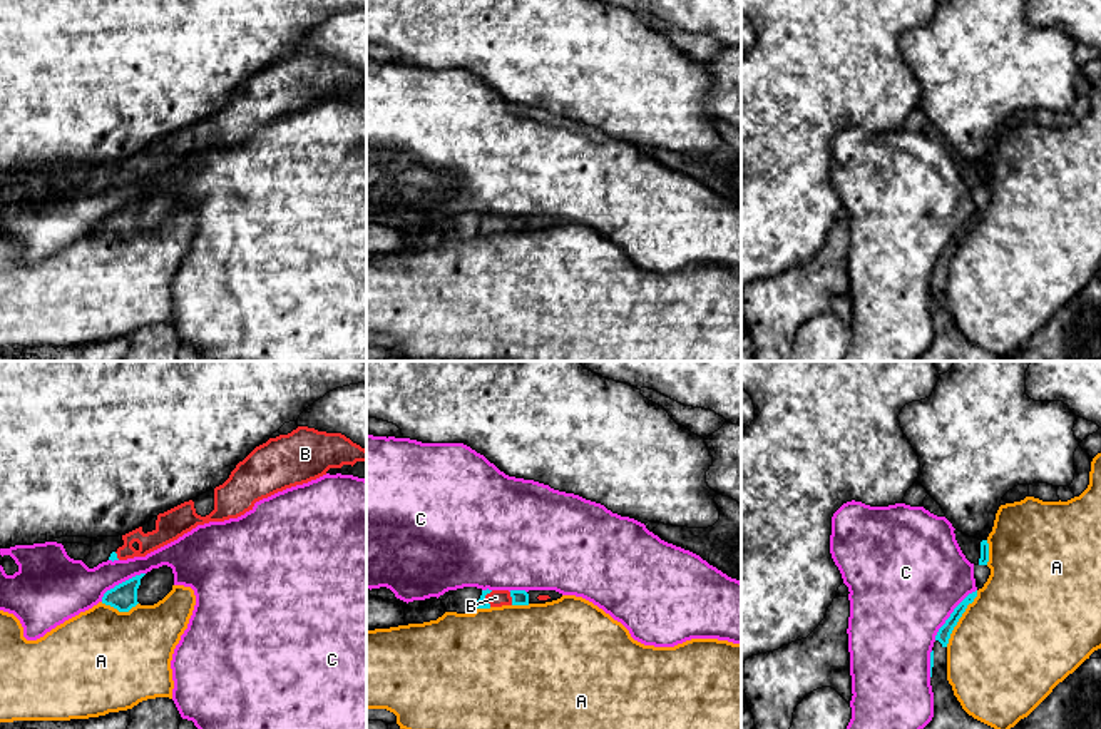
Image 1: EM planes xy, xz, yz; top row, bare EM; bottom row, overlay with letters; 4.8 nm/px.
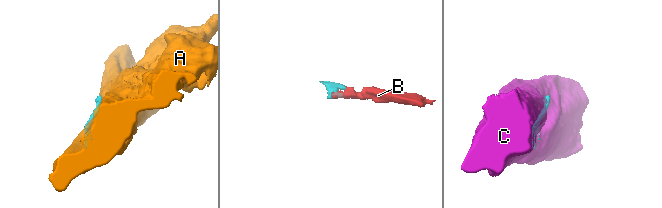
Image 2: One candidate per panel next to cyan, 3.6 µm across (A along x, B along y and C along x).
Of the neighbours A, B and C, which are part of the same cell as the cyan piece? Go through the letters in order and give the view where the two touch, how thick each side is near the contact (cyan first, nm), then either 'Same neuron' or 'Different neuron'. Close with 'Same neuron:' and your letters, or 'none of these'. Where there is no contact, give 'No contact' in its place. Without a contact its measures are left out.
A: Touches cyan in yz. Thickness 70 nm (cyan) against 500 nm. Different neuron
B: Touches cyan in xz. Thickness 50 nm (cyan) against 80 nm. Same neuron
C: Touches cyan in yz. Thickness 70 nm (cyan) against 500 nm. Different neuron
Same neuron: B

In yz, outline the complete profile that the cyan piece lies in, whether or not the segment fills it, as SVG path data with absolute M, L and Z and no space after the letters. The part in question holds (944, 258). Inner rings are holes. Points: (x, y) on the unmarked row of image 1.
M977 216L969 219L939 254L930 278L930 311L934 318L934 343L915 361L1004 361L994 353L969 341L947 306L947 269L954 252L974 227Z

